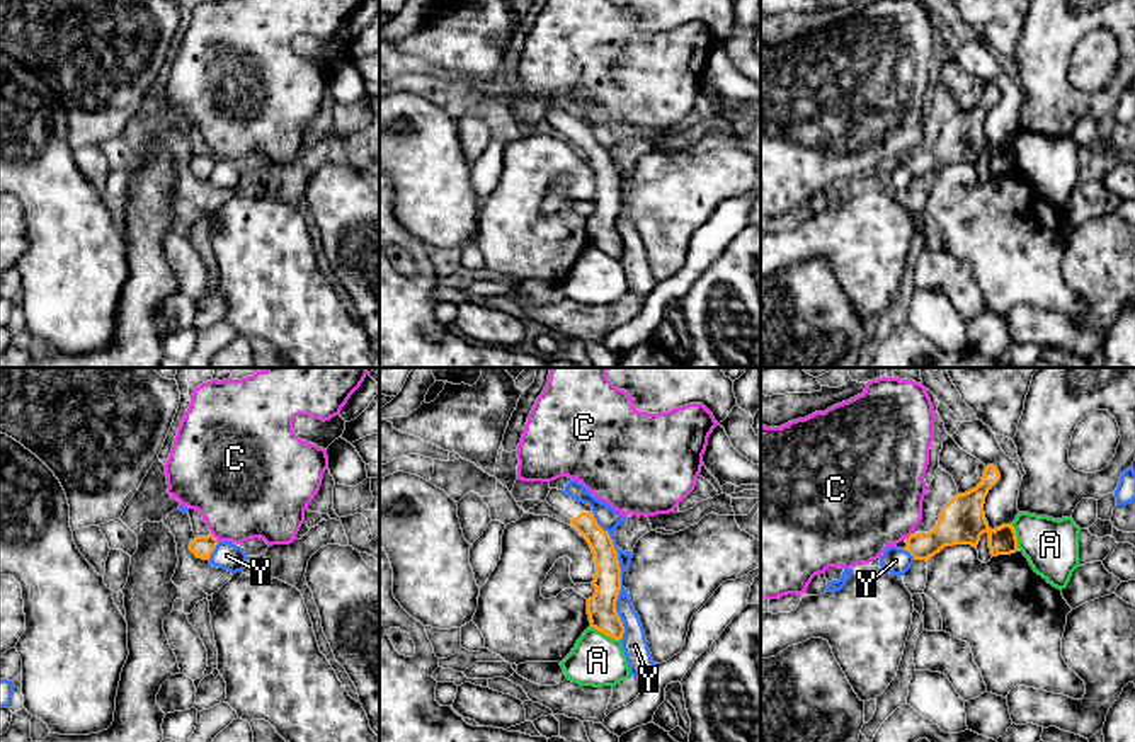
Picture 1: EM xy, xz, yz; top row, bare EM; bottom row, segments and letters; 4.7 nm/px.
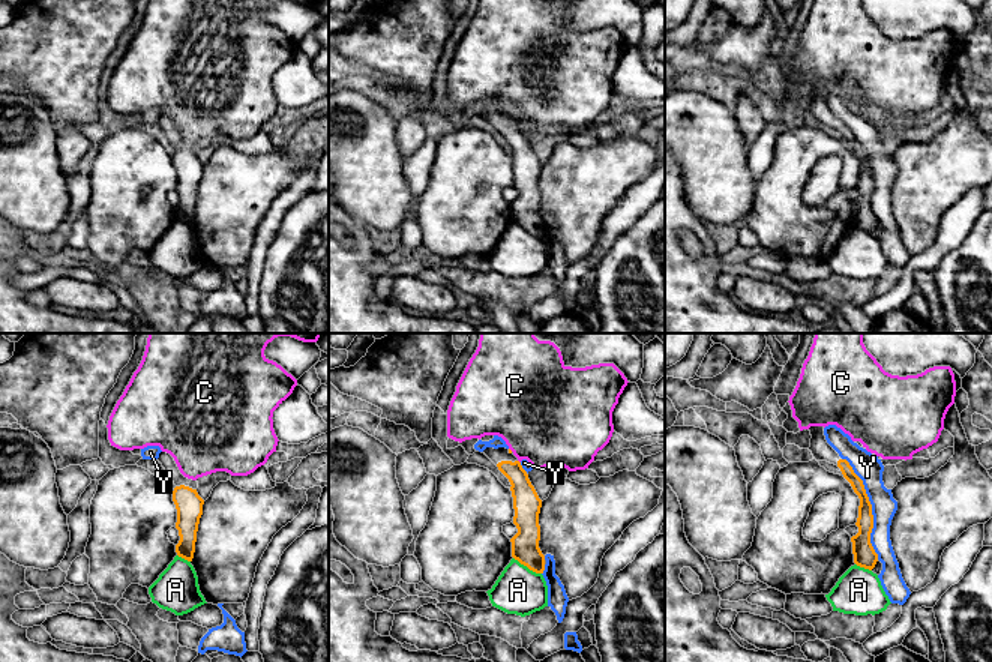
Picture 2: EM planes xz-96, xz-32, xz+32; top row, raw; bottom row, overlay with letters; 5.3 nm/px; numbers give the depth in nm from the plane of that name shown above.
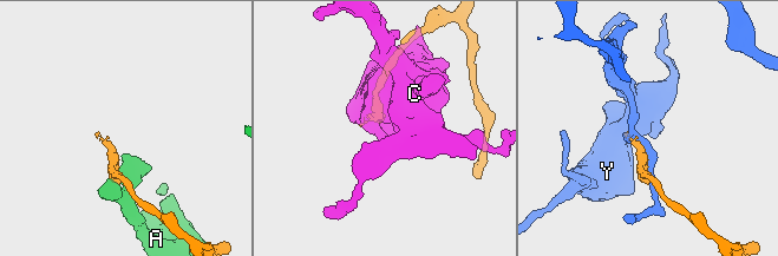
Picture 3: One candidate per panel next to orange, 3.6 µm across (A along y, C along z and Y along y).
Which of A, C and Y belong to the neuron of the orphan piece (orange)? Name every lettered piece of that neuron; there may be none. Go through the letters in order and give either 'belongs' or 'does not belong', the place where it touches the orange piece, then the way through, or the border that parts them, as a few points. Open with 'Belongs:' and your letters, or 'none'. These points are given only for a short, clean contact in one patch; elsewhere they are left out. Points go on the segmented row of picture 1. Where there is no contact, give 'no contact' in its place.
Belongs: none
A: does not belong; contact xz (606, 635)
C: does not belong; contact xy (213, 536); border xy (211, 533), (218, 540)
Y: does not belong; contact xz (620, 576)

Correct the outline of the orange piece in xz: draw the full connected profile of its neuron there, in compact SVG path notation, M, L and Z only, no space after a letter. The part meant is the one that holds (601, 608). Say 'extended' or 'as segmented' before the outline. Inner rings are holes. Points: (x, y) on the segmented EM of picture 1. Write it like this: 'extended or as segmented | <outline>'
extended | M551 488L546 502L570 519L594 553L596 574L592 585L596 592L587 599L590 626L606 636L621 640L625 626L616 611L616 601L621 591L621 568L609 533L597 524L590 505L572 499L563 490Z

